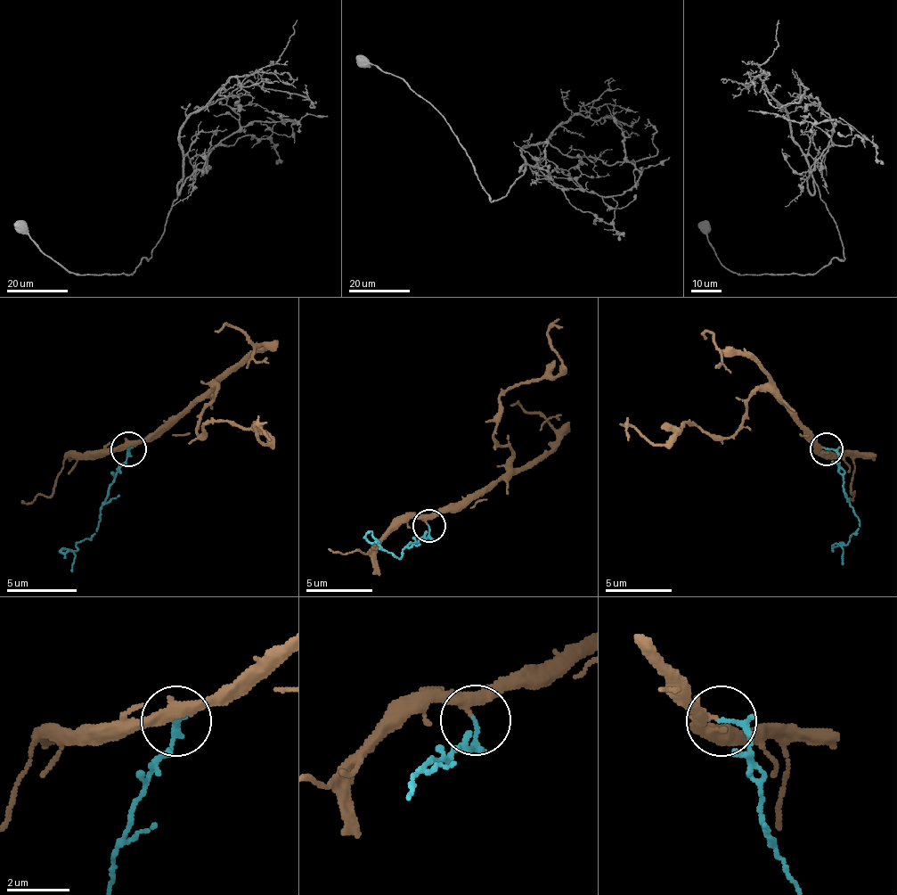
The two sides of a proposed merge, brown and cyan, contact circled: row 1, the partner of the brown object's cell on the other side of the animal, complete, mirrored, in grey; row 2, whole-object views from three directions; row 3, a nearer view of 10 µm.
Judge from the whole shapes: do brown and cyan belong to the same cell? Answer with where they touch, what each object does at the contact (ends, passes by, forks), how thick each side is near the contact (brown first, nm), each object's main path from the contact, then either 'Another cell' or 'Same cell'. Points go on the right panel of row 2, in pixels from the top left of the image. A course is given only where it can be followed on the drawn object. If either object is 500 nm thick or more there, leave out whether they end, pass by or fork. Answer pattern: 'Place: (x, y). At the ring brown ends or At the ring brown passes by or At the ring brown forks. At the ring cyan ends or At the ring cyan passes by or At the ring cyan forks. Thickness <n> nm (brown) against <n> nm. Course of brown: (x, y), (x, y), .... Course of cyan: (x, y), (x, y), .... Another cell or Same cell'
Place: (827, 448). At the ring brown passes by. At the ring cyan ends. Thickness 300 nm (brown) against 160 nm. Course of brown: (826, 447), (770, 391), (749, 398), (733, 435), (713, 438), (689, 422), (656, 445), (631, 428), (627, 441). Course of cyan: (826, 447), (839, 458), (842, 484), (859, 524), (842, 547), (842, 563). Same cell

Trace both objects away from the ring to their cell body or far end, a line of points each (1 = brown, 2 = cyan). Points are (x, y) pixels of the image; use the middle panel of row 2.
1: (428, 525), (468, 505), (507, 469), (510, 448), (494, 432), (497, 402), (560, 369), (547, 330), (564, 326)
2: (428, 525), (428, 538), (411, 541), (402, 558), (375, 541)

